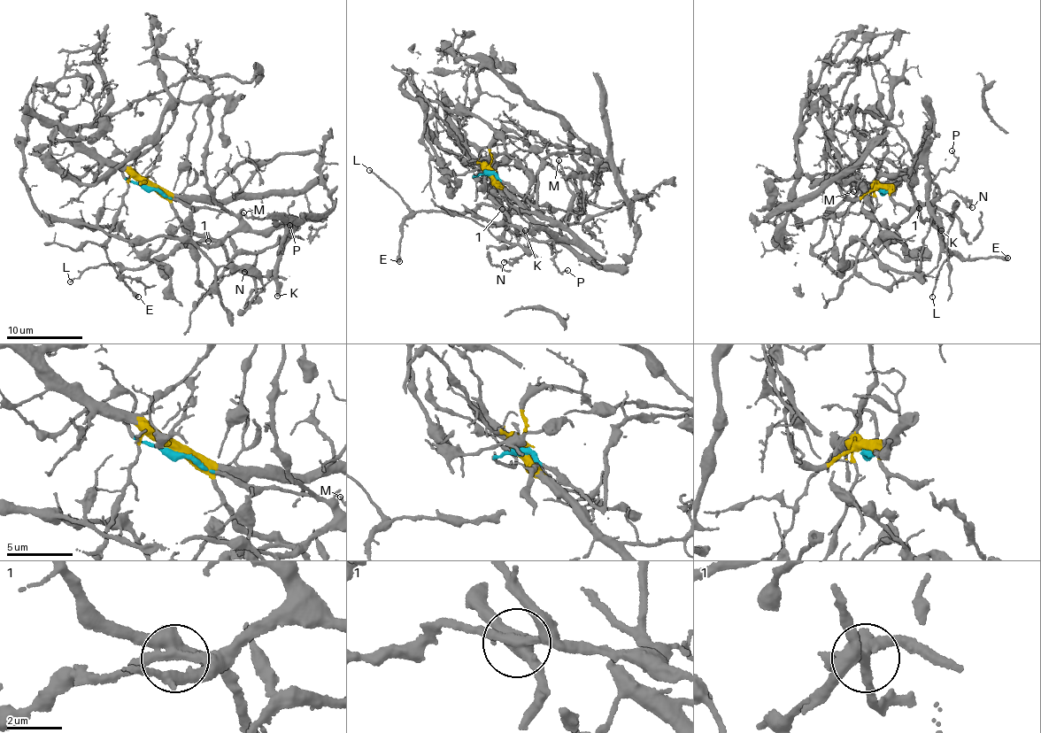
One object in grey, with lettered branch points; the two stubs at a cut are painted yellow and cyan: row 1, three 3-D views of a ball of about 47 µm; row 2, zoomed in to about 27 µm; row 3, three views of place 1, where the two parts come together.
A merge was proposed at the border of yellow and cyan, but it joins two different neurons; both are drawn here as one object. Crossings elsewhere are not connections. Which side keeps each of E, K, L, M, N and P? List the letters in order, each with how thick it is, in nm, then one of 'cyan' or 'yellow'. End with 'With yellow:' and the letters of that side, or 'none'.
E: 440 nm | cyan
K: 440 nm | cyan
L: 130 nm | cyan
M: 130 nm | cyan
N: 220 nm | cyan
P: 90 nm | cyan
With yellow: none

